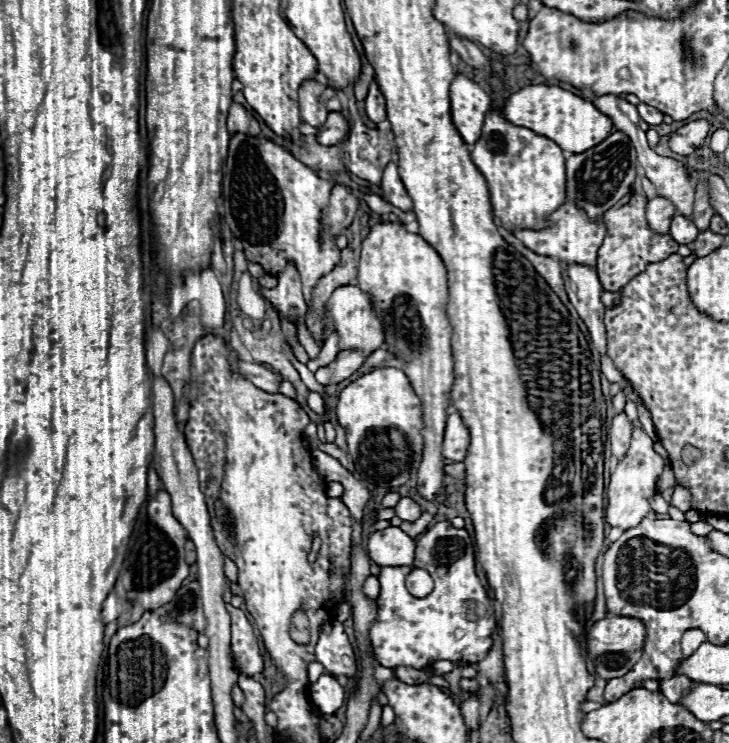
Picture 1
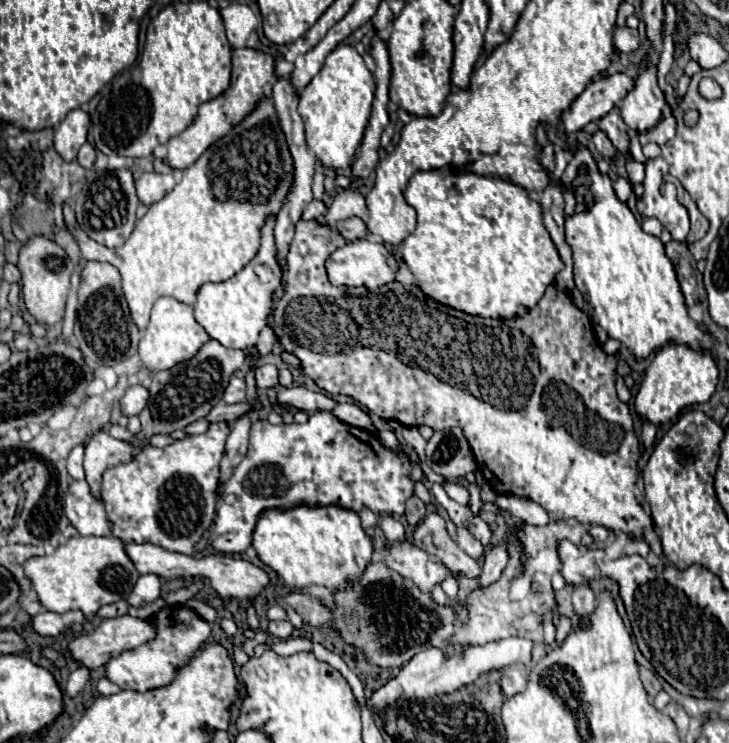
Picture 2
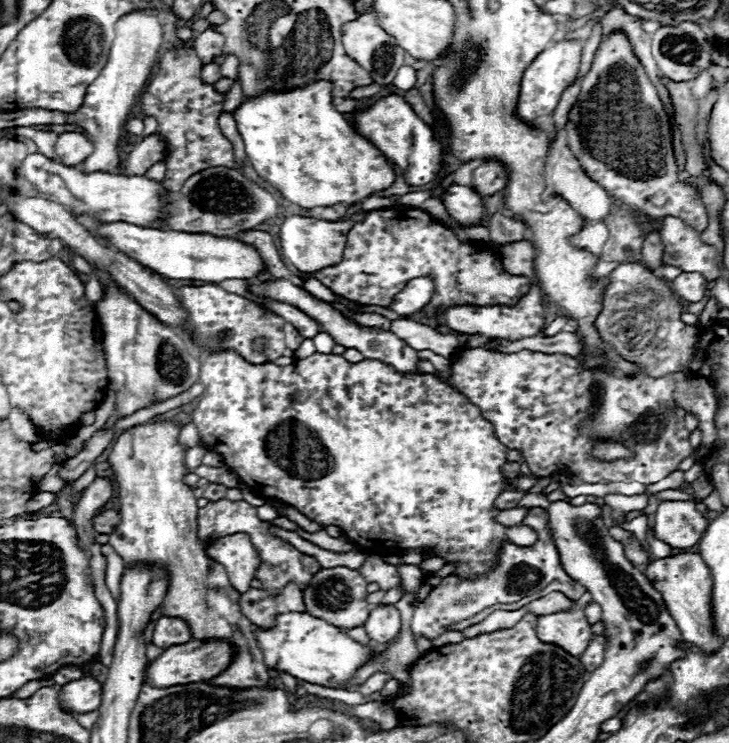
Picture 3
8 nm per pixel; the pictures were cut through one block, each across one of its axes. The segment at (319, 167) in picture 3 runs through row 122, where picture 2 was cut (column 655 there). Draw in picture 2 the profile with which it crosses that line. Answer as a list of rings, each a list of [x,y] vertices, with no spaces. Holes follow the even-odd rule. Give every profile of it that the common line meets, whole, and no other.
[[[580,166],[580,168],[586,170],[586,186],[590,188],[588,198],[592,198],[594,202],[588,210],[566,216],[566,242],[572,246],[572,252],[574,252],[574,280],[578,290],[584,296],[584,312],[600,328],[604,328],[610,338],[626,346],[632,358],[636,360],[644,360],[656,348],[662,348],[668,344],[684,344],[684,346],[690,346],[692,350],[702,350],[702,340],[706,330],[688,316],[674,264],[666,256],[660,238],[642,232],[630,208],[616,198],[608,176],[600,172],[592,176],[588,174],[586,166]]]

